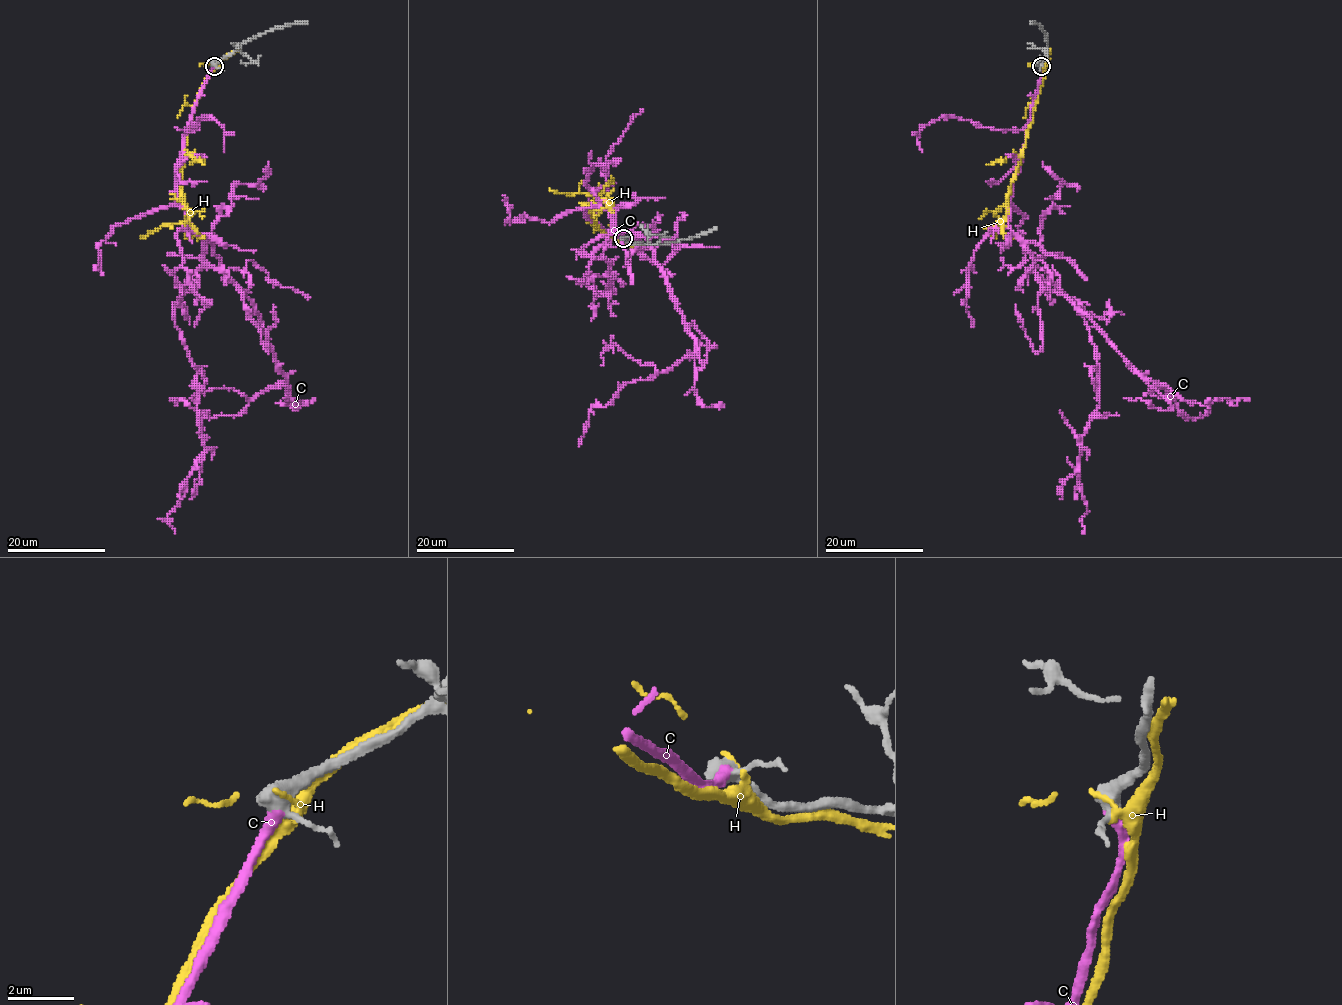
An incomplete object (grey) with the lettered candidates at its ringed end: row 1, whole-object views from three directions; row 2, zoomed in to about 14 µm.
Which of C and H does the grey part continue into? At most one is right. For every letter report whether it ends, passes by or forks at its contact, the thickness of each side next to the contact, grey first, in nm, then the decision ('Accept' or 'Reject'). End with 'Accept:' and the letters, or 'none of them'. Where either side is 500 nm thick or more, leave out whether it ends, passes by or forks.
C: It ends there. Thickness 480 nm (grey) against 340 nm. Accept
H: It ends there. Thickness 480 nm (grey) against 260 nm. Reject
Accept: C

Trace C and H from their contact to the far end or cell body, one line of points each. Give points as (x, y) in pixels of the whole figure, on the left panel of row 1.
C: (213, 66), (185, 133), (178, 204), (202, 257), (244, 291), (286, 379), (238, 414), (205, 418), (169, 400)
H: (216, 64), (198, 94), (185, 138), (181, 188), (187, 219), (163, 224), (139, 236)

